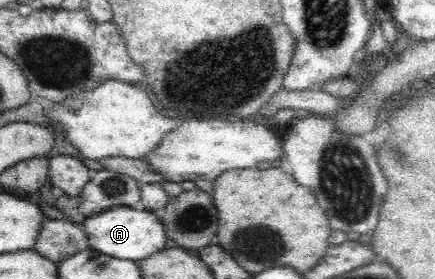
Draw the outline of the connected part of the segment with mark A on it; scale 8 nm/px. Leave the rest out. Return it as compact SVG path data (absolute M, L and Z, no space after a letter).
M127 206L112 207L100 215L86 218L80 225L88 236L89 247L98 253L109 255L116 259L124 259L138 263L149 255L168 247L164 226L159 219L159 213L139 210Z

